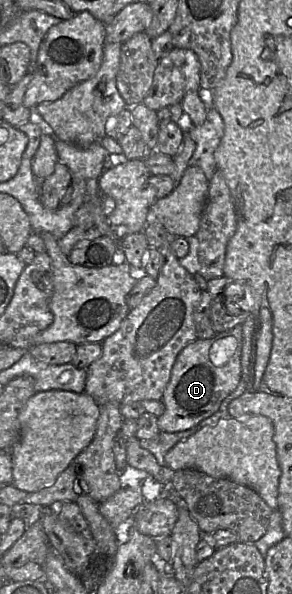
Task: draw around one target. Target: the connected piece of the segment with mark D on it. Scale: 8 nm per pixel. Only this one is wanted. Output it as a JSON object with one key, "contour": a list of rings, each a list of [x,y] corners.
{"contour":[[[238,324],[229,331],[217,333],[213,338],[197,338],[178,354],[161,399],[165,406],[164,413],[157,418],[161,432],[189,430],[217,412],[222,401],[241,380],[242,339],[243,326]]]}

